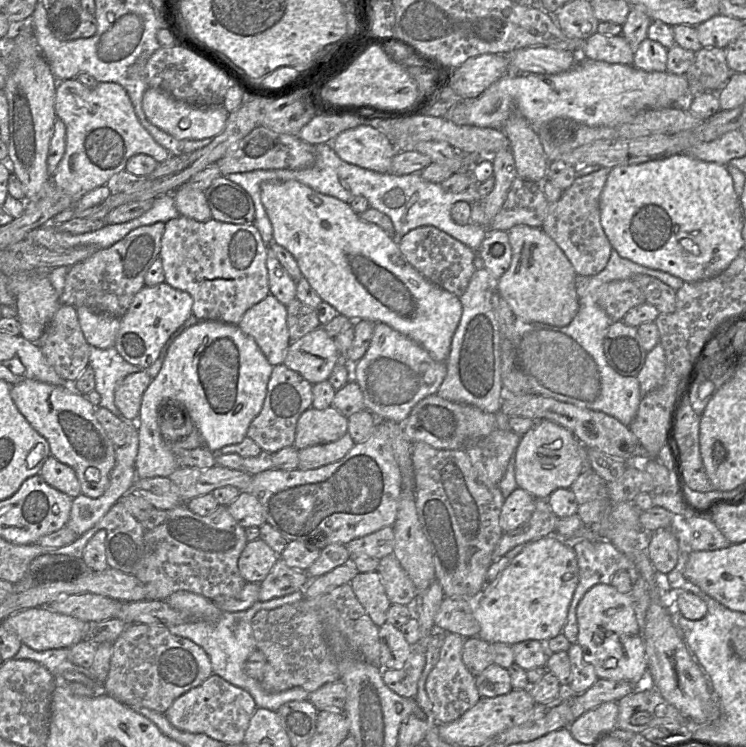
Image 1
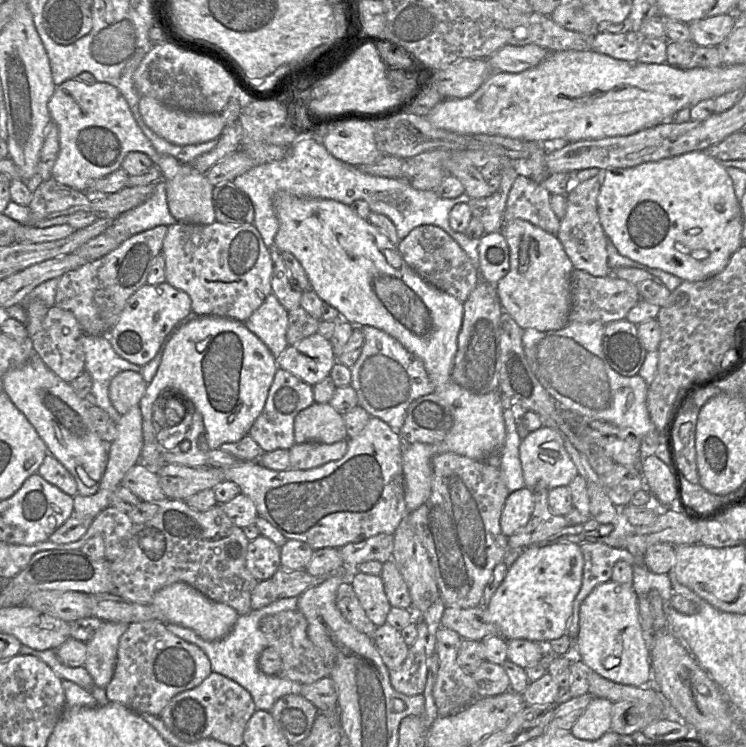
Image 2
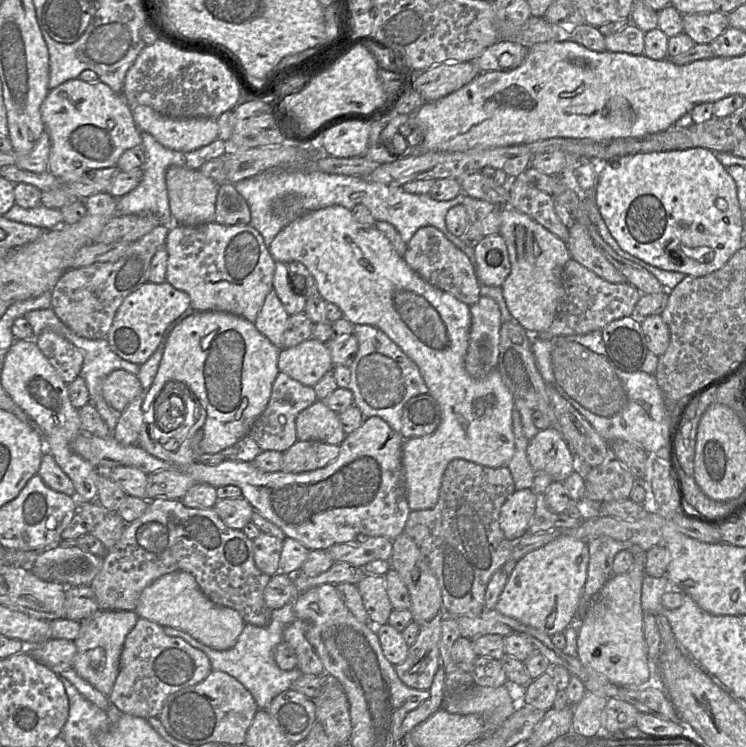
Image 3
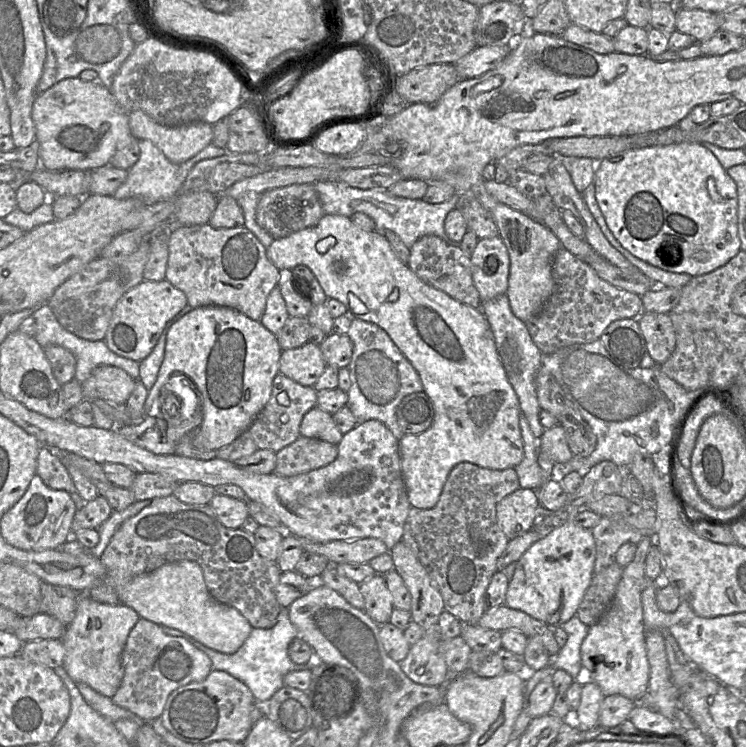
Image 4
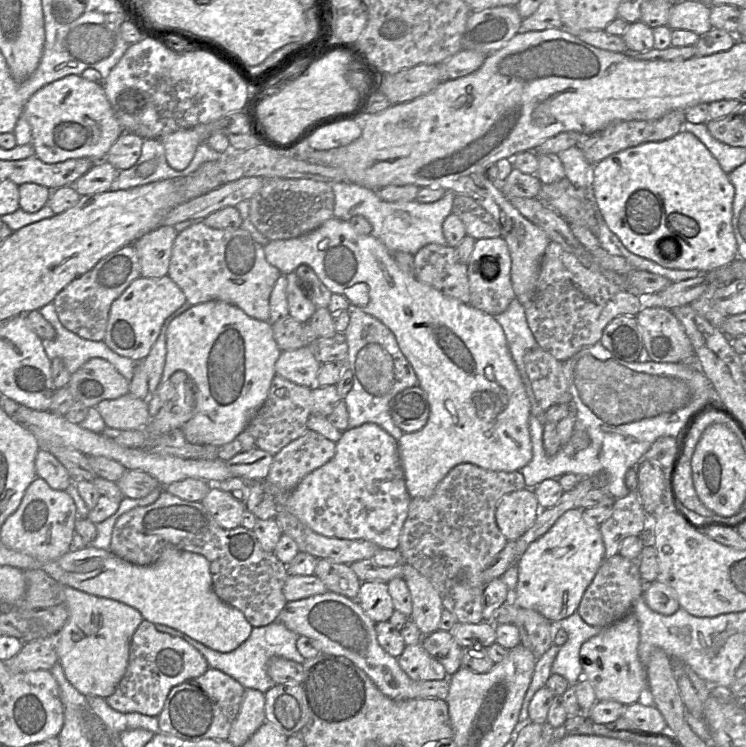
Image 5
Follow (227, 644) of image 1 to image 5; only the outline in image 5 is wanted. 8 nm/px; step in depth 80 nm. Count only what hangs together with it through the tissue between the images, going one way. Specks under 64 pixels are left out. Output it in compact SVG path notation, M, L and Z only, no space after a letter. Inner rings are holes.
M280 621L273 622L267 626L253 627L248 639L237 649L228 653L221 653L219 651L210 649L209 647L206 647L202 643L172 627L163 624L154 625L158 631L168 633L172 636L177 636L191 644L205 657L210 668L217 669L225 674L228 674L246 689L256 689L264 694L271 687L276 685L268 675L267 671L268 661L271 657L278 656L300 664L303 664L306 660L297 650L296 642L299 635L286 628L286 626Z

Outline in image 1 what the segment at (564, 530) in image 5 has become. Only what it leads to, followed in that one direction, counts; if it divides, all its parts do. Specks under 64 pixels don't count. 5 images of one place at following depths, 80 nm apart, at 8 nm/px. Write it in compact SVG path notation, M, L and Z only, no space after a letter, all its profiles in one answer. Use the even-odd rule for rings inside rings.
M556 534L549 535L528 545L502 571L491 589L483 589L474 600L474 615L480 625L479 636L489 643L504 643L509 646L537 640L546 643L563 630L571 599L579 581L579 568L573 547L565 544Z

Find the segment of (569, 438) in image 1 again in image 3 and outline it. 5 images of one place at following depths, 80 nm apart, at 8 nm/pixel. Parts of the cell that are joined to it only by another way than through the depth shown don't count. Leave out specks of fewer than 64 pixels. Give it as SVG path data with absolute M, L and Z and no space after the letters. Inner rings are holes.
M547 428L539 431L528 443L527 459L534 470L544 471L552 481L563 482L581 466L579 456L574 456L561 432Z

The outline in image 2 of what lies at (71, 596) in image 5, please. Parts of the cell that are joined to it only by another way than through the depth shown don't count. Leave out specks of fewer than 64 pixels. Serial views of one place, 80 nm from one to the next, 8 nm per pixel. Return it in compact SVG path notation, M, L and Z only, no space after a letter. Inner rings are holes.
M103 621L93 637L86 642L87 656L83 667L94 685L105 689L113 677L120 637L128 624Z

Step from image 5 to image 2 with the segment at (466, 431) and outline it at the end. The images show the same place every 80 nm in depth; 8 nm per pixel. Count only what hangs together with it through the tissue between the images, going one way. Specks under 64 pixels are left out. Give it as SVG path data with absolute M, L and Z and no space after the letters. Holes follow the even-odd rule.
M278 192L273 197L273 206L279 222L273 247L279 252L291 253L299 261L308 276L311 289L324 303L336 308L340 318L355 327L372 326L384 331L419 358L434 385L433 393L445 401L452 414L453 424L442 441L435 444L405 444L403 473L408 511L416 510L431 494L431 460L435 455L453 452L485 462L490 456L500 454L506 439L501 393L492 391L484 395L473 394L451 379L457 338L463 321L463 303L418 275L406 264L397 246L385 233L359 217L348 205L330 199L300 198L286 192Z

